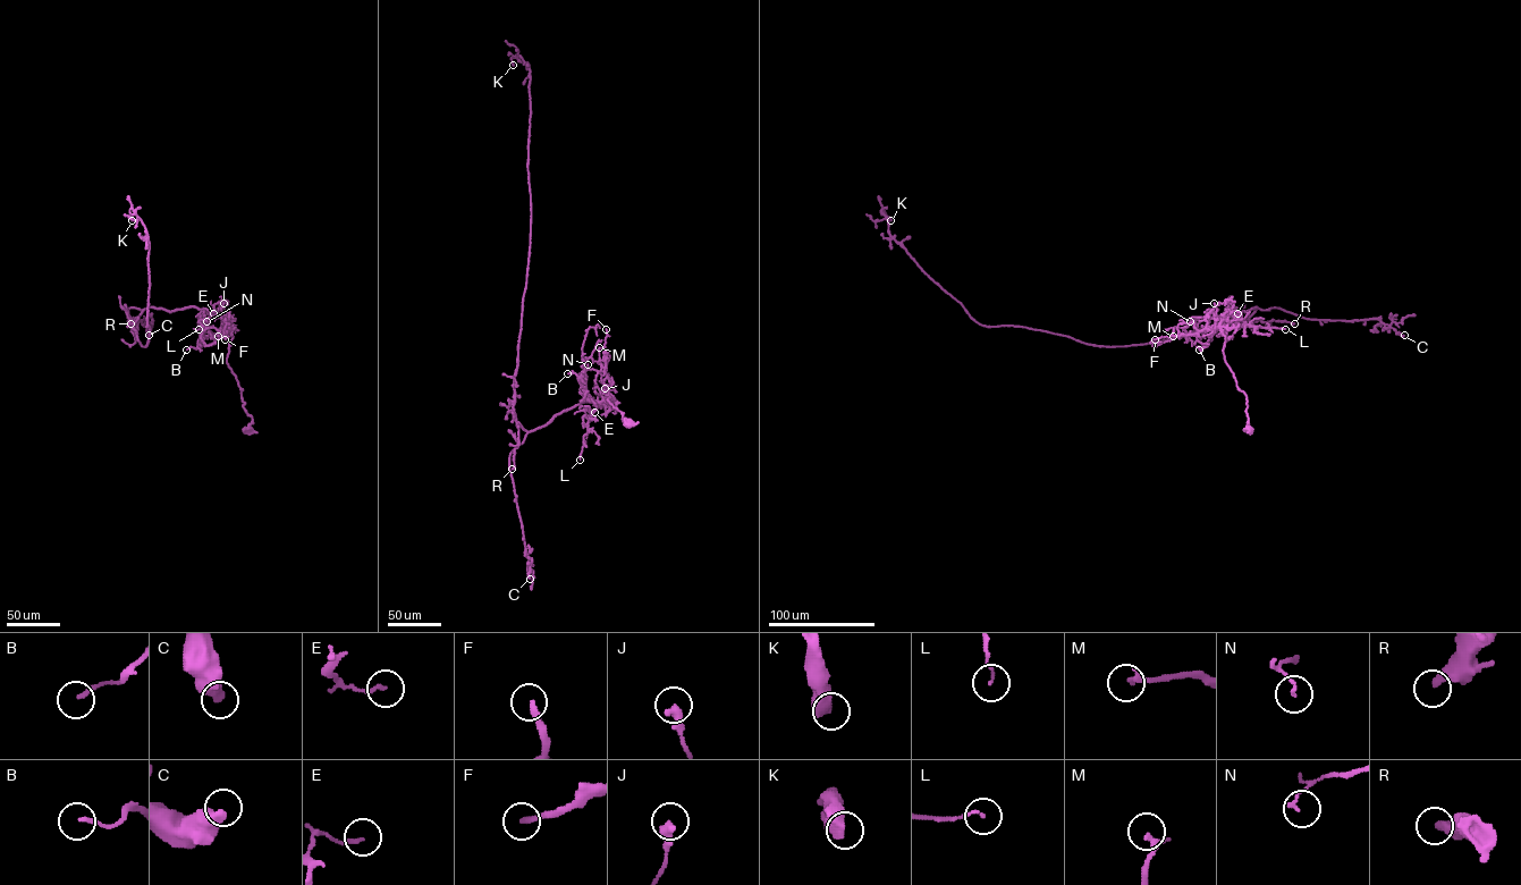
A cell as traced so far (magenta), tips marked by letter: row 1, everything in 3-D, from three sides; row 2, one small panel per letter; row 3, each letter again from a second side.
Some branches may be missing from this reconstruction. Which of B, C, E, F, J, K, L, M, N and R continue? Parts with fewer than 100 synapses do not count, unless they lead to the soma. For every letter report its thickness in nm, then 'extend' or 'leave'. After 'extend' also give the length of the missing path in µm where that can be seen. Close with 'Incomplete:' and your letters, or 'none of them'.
B: calibre 160 nm; leave
C: calibre 550 nm; leave
E: calibre 130 nm; leave
F: calibre 200 nm; leave
J: calibre 360 nm; leave
K: calibre 650 nm; leave
L: calibre 100 nm; leave
M: calibre 240 nm; leave
N: calibre 130 nm; leave
R: calibre 360 nm; leave
Incomplete: none of them

